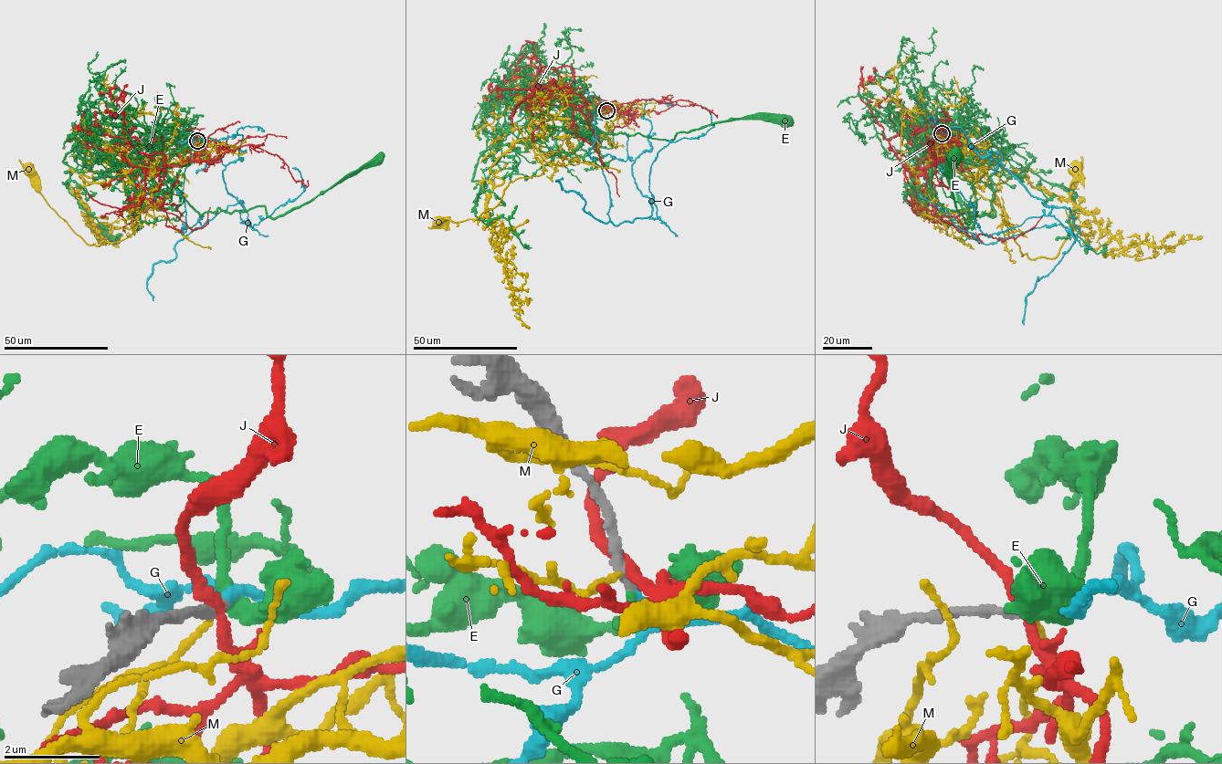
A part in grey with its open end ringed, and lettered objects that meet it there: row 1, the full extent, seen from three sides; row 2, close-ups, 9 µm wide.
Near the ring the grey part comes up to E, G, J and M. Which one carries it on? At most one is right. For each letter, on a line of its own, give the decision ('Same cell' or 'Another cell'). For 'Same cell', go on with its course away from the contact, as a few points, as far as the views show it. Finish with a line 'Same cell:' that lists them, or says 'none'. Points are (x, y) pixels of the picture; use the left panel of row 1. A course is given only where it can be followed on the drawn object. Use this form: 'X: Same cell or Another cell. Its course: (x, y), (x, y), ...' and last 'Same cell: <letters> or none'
E: Another cell
G: Same cell. Its course: (197, 141), (242, 135), (241, 160), (222, 176), (243, 202), (182, 234), (176, 191)
J: Another cell
M: Another cell
Same cell: G

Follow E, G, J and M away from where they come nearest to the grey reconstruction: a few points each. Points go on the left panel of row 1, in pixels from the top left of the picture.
E: (197, 141), (182, 135), (163, 170), (200, 214), (262, 206), (277, 217), (378, 161)
G: (197, 141), (242, 135), (241, 160), (222, 176), (243, 202), (182, 234), (176, 191)
J: (196, 141), (192, 160), (145, 171), (145, 186), (134, 199), (150, 201), (192, 229), (207, 224), (210, 207)
M: (196, 141), (171, 156), (123, 160), (134, 231), (99, 245), (89, 245), (49, 205), (29, 170)

